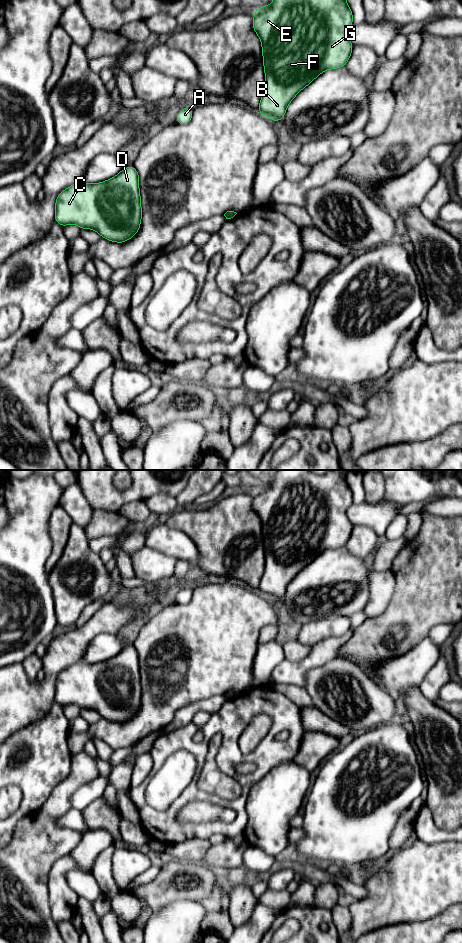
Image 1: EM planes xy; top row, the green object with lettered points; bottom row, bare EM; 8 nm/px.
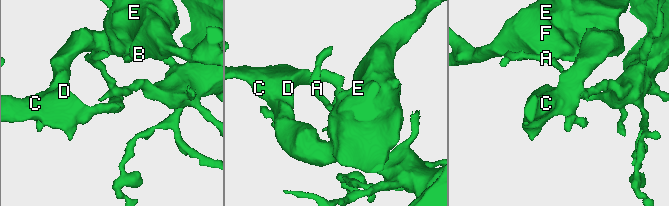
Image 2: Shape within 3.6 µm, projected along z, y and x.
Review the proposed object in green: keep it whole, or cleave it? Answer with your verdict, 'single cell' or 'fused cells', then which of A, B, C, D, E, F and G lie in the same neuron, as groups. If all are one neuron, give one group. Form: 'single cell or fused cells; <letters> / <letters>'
fused cells; A / B C D E F G

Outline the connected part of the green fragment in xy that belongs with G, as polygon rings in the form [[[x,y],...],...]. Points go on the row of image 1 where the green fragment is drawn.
[[[273,0],[270,5],[255,10],[253,30],[261,40],[265,70],[265,90],[258,112],[279,122],[285,116],[288,104],[317,76],[328,69],[344,67],[353,49],[347,36],[352,24],[353,15],[346,0]]]

